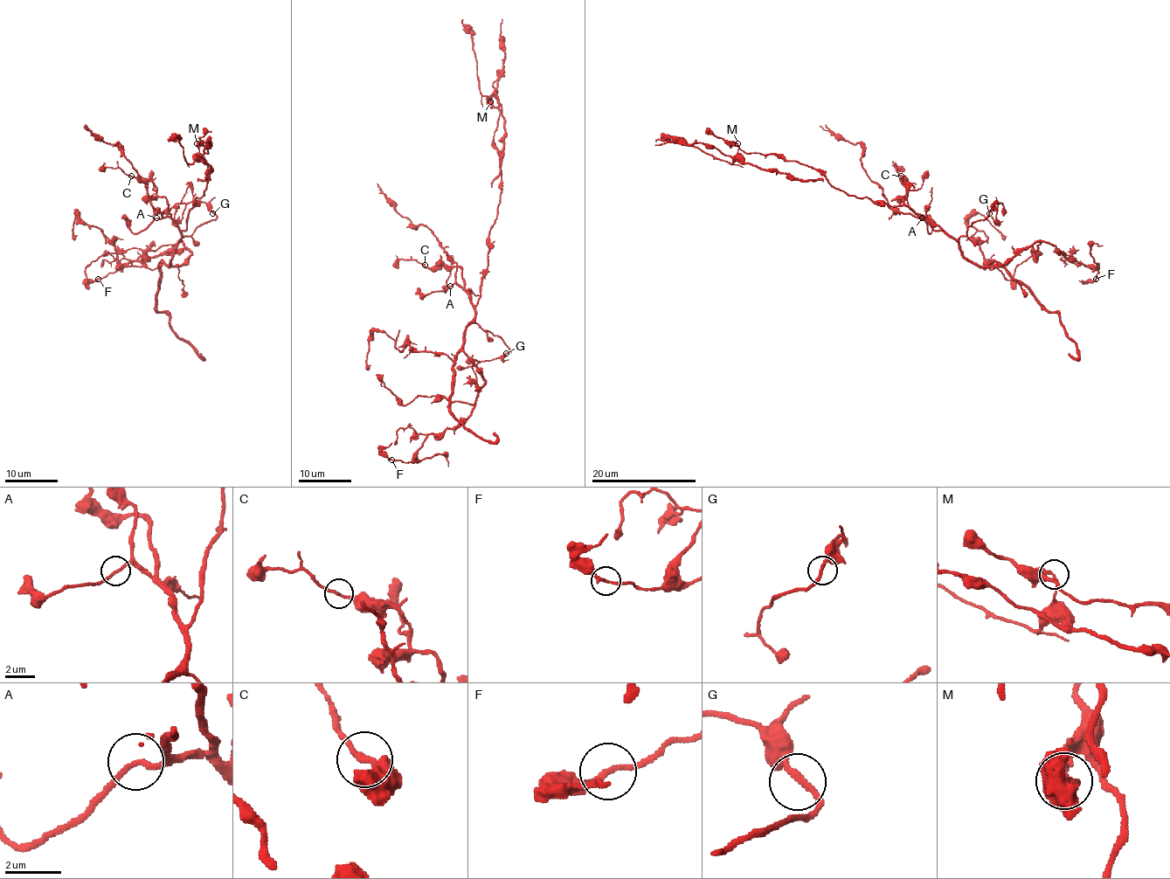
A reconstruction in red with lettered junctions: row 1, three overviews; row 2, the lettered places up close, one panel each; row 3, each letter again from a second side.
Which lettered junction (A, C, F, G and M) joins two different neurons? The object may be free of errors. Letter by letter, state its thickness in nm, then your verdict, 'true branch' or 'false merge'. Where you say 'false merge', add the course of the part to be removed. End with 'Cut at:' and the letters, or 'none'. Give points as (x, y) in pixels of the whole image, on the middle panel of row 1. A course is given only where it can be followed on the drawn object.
A: calibre 190 nm; true branch
C: calibre 190 nm; true branch
F: calibre 190 nm; true branch
G: calibre 200 nm; true branch
M: calibre 200 nm; false merge; course (490, 101), (494, 107), (498, 104), (495, 87), (503, 64), (505, 45), (501, 28), (502, 19)
Cut at: M

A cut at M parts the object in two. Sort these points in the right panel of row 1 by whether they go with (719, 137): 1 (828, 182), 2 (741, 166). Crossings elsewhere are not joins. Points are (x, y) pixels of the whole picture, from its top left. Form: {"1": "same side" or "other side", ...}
{"1": "same side", "2": "other side"}

